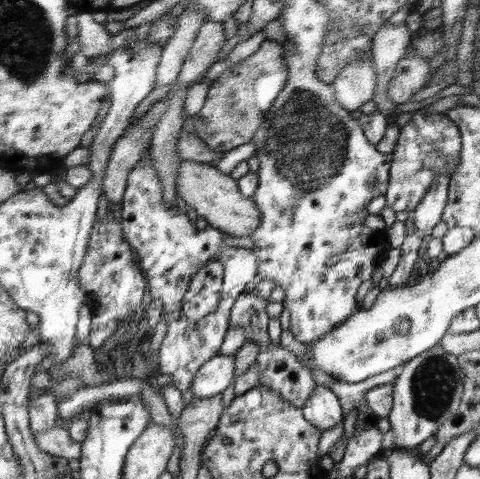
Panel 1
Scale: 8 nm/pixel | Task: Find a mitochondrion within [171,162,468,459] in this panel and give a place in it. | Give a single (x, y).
(433, 386)

